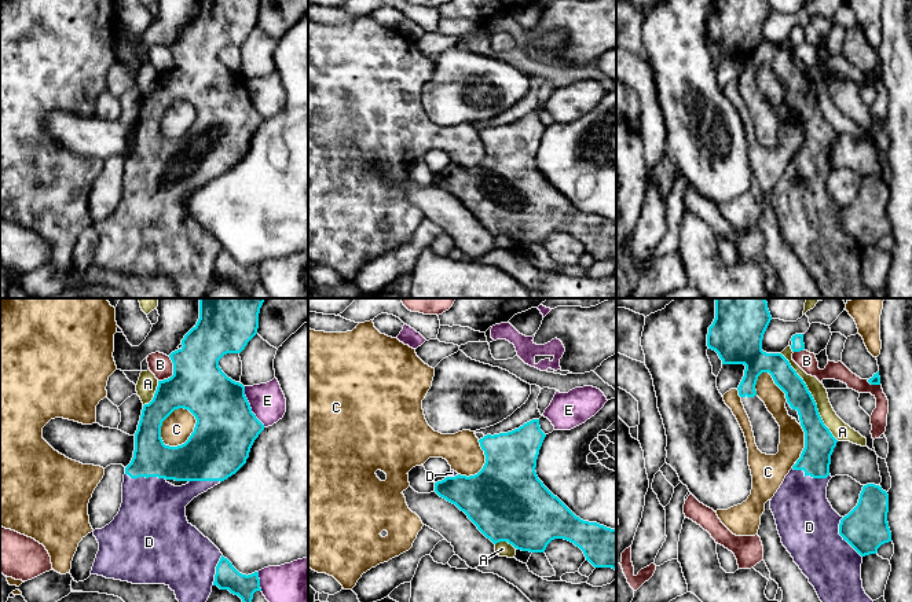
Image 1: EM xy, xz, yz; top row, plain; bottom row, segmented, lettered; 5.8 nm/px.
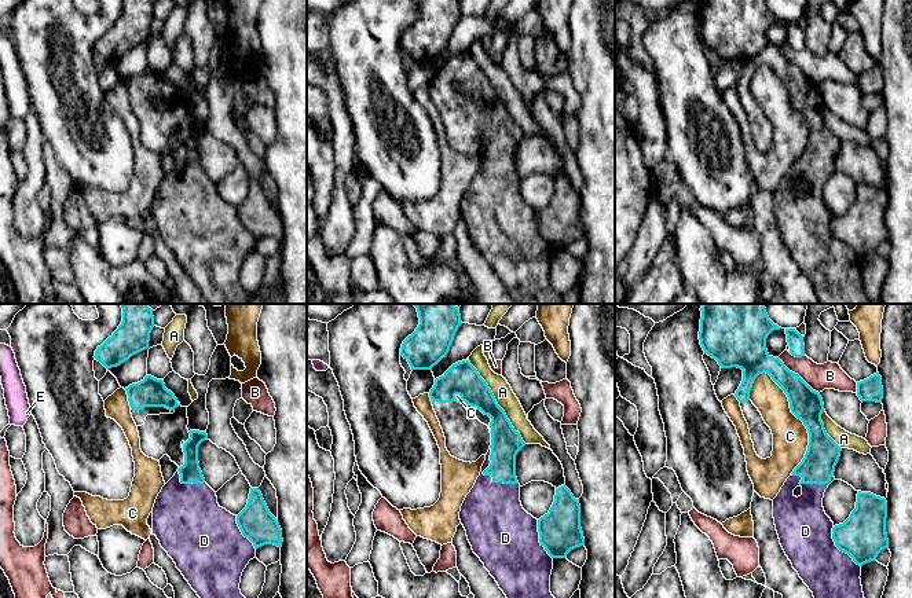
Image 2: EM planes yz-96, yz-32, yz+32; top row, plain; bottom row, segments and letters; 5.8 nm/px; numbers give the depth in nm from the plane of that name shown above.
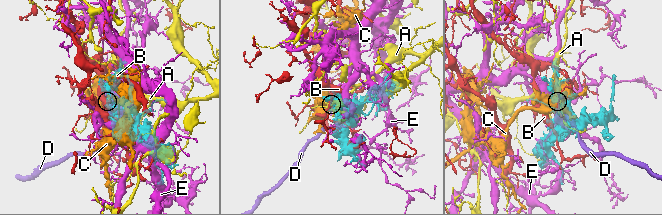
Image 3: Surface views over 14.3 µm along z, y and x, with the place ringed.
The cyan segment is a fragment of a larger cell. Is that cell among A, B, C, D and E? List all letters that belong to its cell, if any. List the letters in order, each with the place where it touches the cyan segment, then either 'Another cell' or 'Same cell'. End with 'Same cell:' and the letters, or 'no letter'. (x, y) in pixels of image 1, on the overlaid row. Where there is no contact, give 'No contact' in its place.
A: Touches cyan at yz (812, 397). Another cell
B: Touches cyan at xy (174, 373). Another cell
C: Touches cyan at xy (163, 421). Another cell
D: Touches cyan at yz (812, 476). Same cell
E: Touches cyan at xy (249, 407). Another cell
Same cell: D

